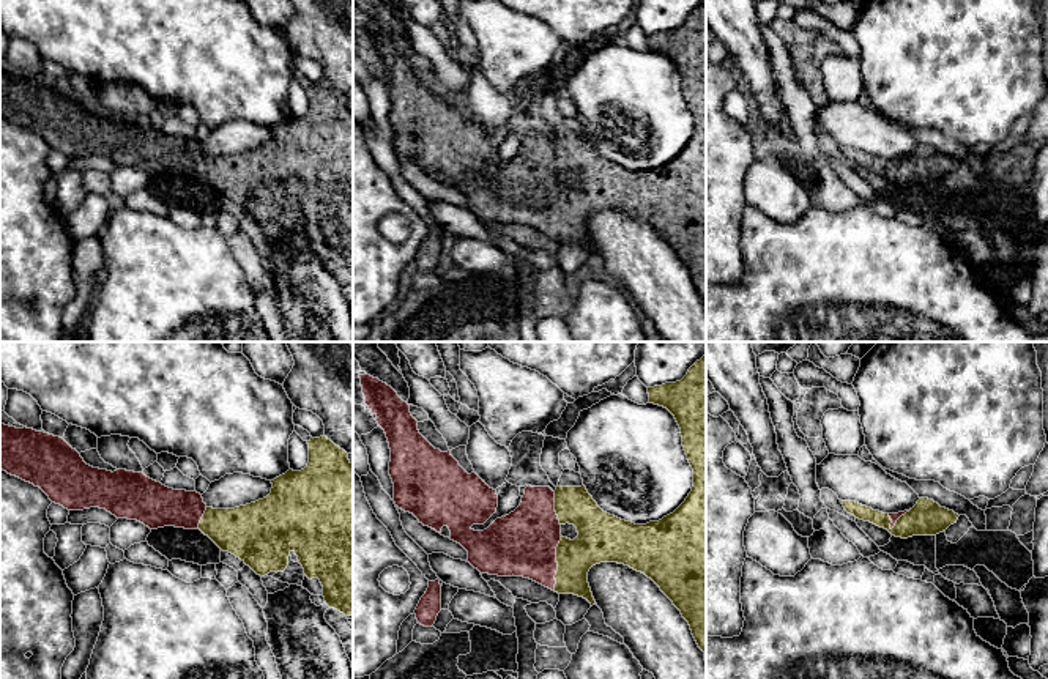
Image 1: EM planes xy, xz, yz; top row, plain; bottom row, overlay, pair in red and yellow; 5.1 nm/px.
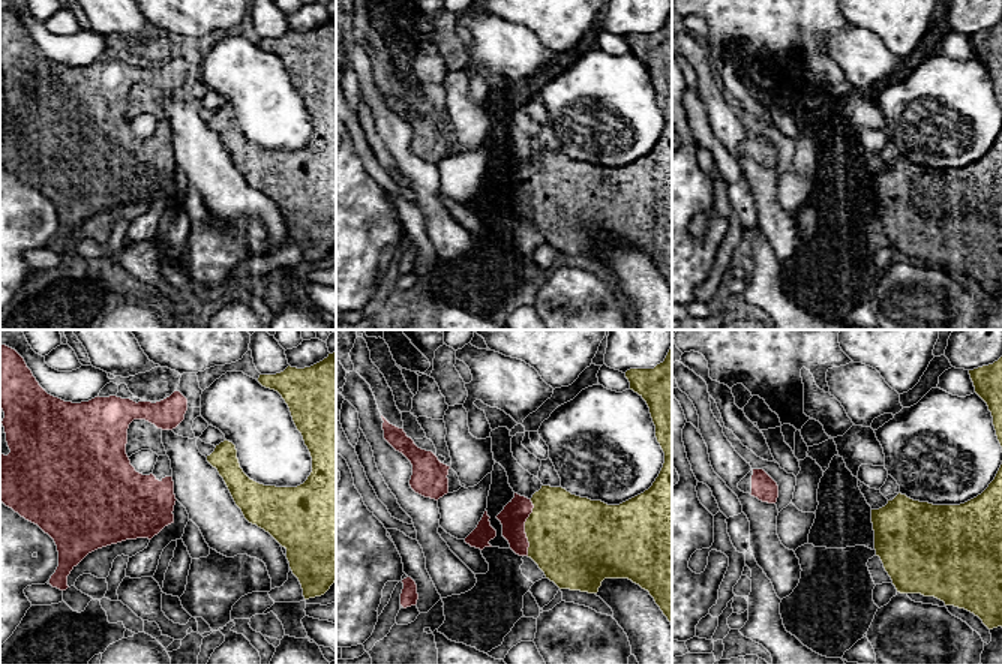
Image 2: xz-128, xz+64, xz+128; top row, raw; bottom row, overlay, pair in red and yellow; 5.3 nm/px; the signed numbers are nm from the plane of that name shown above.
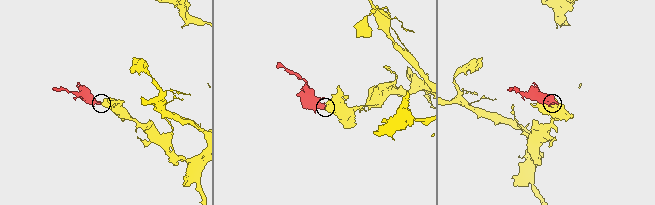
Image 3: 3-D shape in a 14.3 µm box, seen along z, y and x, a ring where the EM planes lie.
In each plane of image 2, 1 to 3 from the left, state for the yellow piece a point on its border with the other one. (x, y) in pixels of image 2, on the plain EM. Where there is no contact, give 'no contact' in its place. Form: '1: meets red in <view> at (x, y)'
1: no contact
2: meets red in xz+64 at (524, 192)
3: no contact

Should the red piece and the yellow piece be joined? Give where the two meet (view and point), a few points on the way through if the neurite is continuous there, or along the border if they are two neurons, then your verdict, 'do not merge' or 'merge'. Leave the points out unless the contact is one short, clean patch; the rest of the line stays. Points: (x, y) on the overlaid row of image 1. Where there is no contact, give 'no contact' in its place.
contact xz (557, 563); way xz (524, 544), (531, 545), (557, 563), (568, 563), (599, 539); merge

